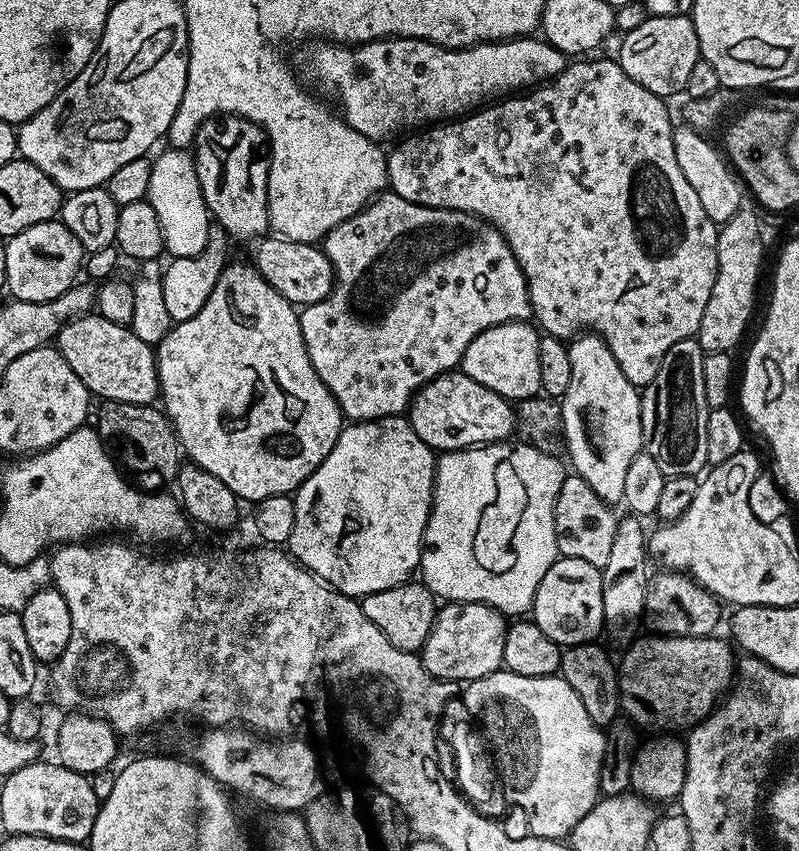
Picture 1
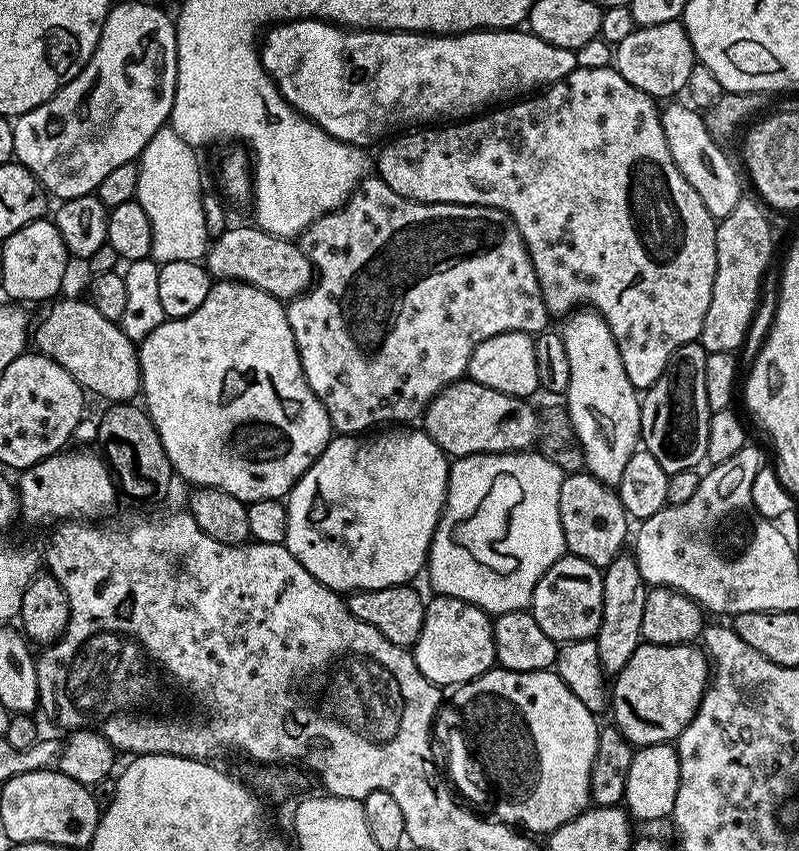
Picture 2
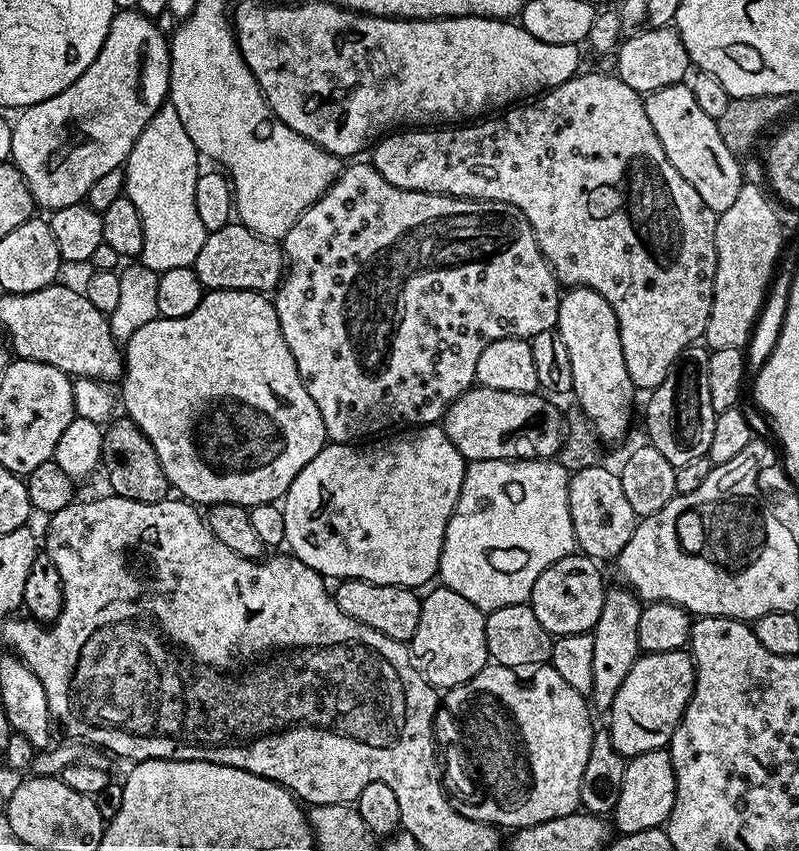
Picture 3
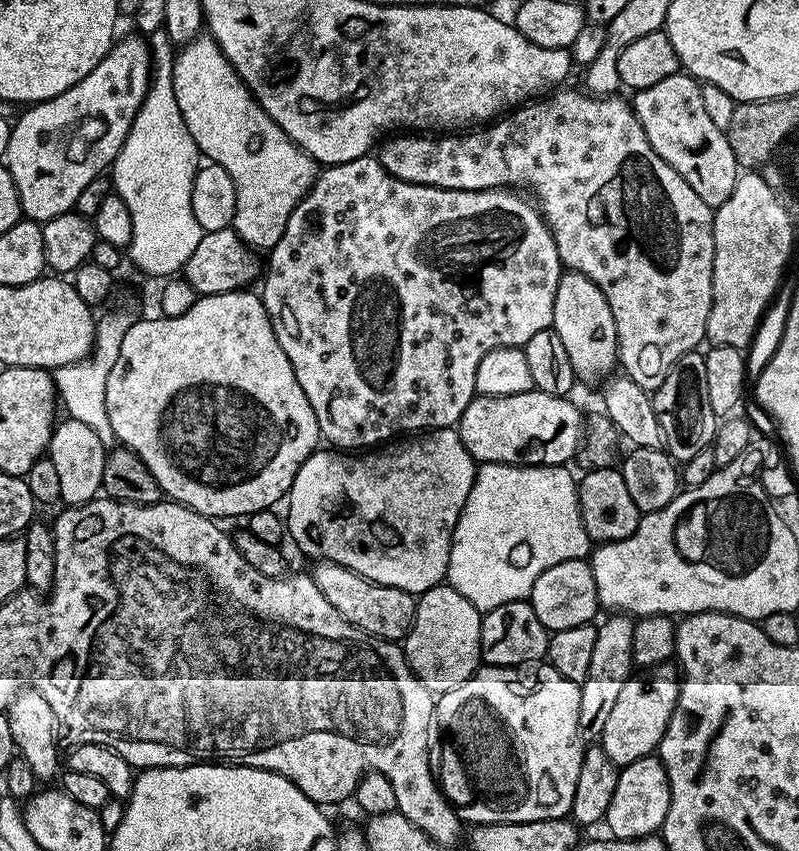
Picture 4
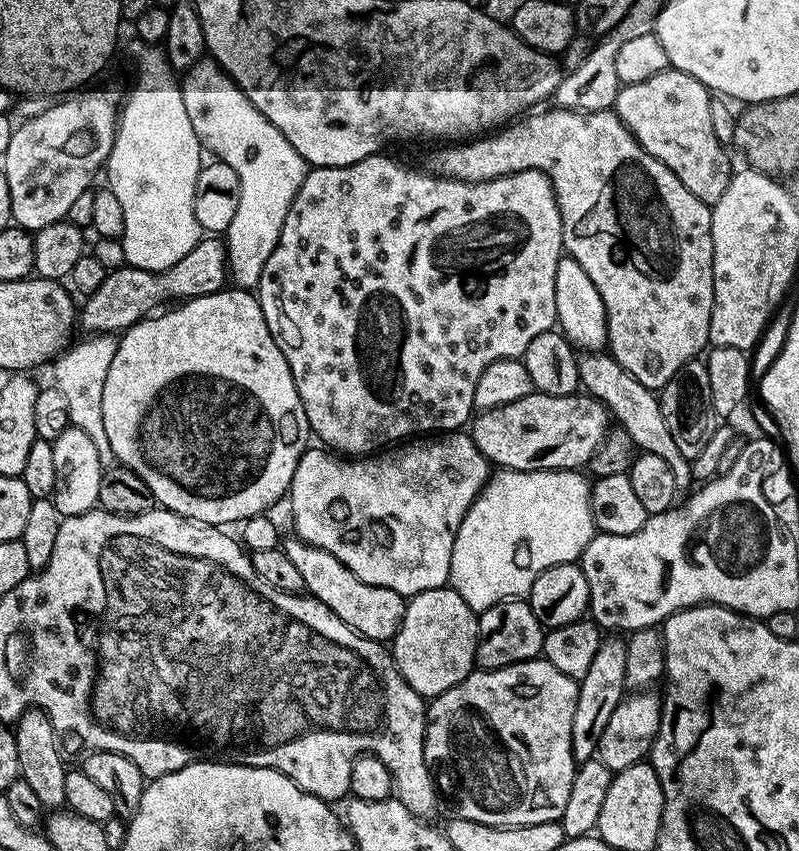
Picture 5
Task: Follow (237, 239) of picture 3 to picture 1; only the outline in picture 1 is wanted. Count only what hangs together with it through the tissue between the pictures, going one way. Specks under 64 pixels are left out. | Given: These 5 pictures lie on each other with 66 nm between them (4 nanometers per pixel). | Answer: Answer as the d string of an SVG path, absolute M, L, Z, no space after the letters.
M275 234L257 239L254 247L256 249L253 250L250 260L256 271L260 272L262 278L270 282L270 286L274 286L274 290L278 290L278 294L282 294L282 298L286 298L292 305L303 306L322 302L322 298L332 293L334 283L332 263L323 247L286 240Z

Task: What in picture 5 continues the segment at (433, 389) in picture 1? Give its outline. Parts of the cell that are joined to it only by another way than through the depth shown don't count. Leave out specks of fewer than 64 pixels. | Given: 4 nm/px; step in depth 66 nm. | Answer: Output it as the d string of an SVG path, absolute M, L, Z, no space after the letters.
M533 391L518 402L485 408L471 421L470 435L489 465L510 472L580 470L598 450L610 427L610 413L595 396L551 396Z

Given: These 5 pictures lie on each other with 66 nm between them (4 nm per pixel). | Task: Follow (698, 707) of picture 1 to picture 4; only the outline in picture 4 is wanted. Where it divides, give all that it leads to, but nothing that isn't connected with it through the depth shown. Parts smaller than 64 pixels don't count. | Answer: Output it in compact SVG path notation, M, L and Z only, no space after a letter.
M671 663L662 664L645 676L648 676L645 680L633 678L626 682L626 686L622 686L618 699L614 701L610 719L606 721L606 730L602 730L598 741L618 766L653 755L659 749L666 734L666 726L674 714L674 706L678 702L680 680L677 679L677 669Z

